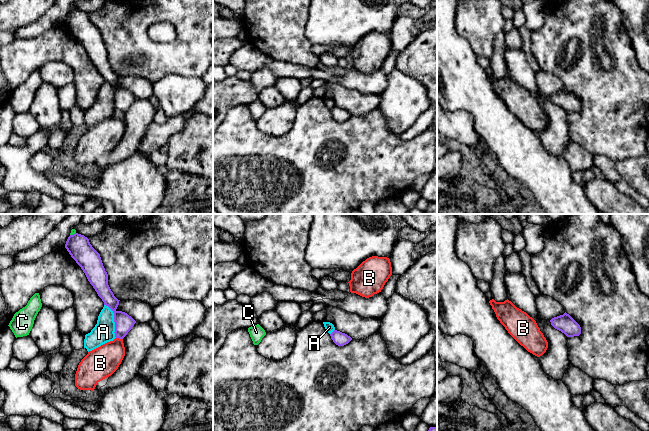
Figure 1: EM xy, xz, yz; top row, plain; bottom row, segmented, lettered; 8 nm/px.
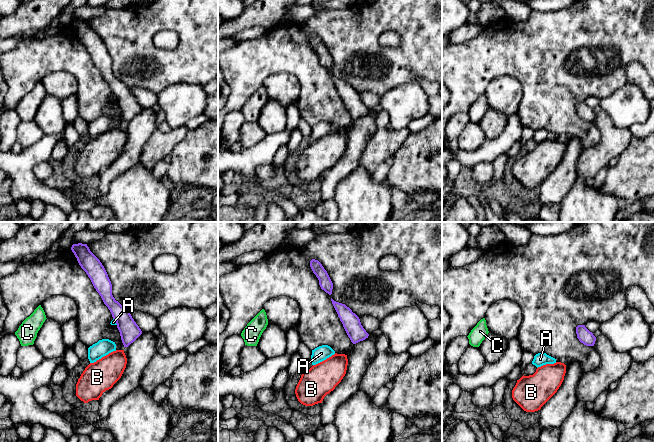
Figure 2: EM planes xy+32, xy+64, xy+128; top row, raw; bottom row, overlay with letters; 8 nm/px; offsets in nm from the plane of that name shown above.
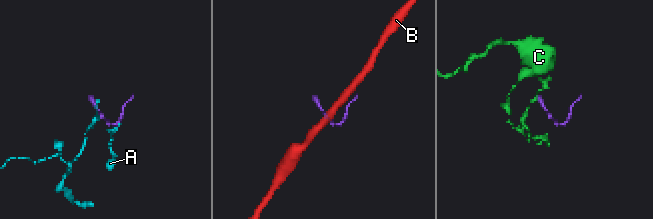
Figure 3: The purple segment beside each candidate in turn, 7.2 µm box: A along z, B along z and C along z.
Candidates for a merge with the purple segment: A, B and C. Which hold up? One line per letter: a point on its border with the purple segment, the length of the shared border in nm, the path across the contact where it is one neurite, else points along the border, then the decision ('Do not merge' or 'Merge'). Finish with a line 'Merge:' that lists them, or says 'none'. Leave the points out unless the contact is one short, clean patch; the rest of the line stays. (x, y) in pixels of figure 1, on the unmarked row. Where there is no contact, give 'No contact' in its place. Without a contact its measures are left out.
A: Touches purple at xy (114, 96). Shared border 280 nm. Do not merge
B: Touches purple at xy (119, 114). Shared border 60 nm. Boundary: xy (116, 113), (122, 115). Do not merge
C: Touches purple at xy (73, 10). Shared border 50 nm. Boundary: xy (75, 8), (70, 11). Do not merge
Merge: none

